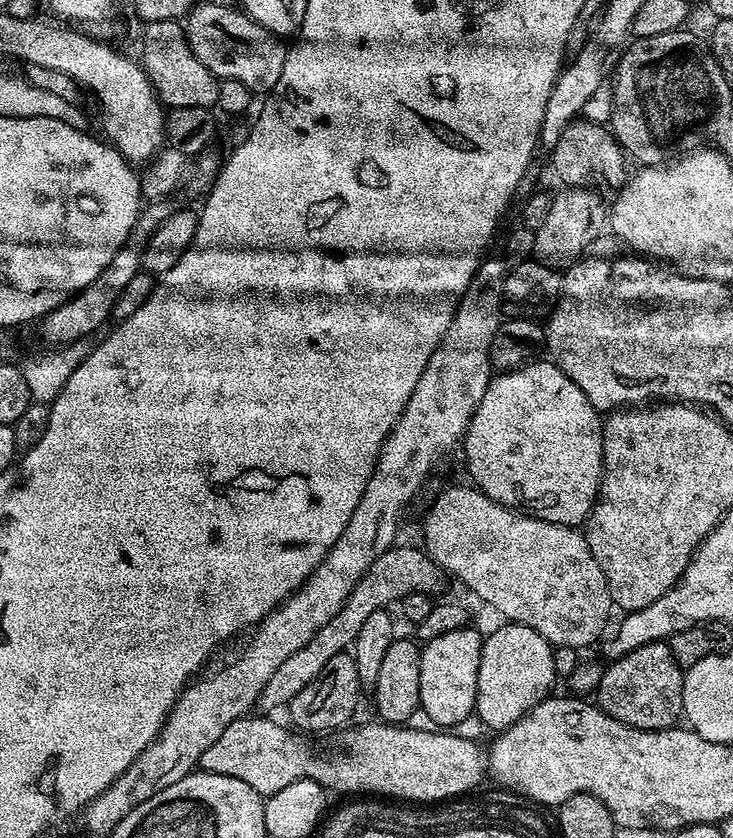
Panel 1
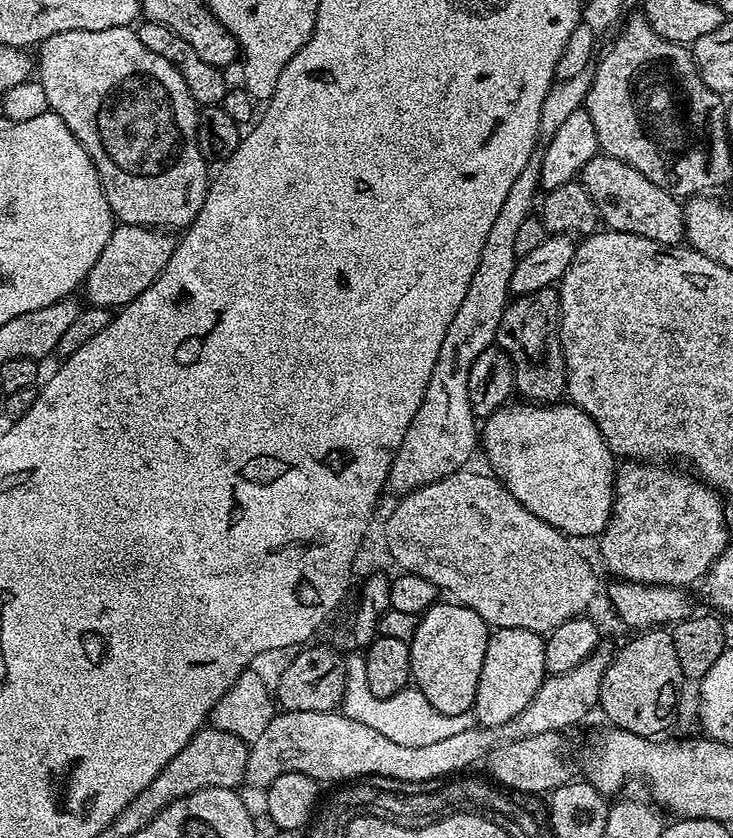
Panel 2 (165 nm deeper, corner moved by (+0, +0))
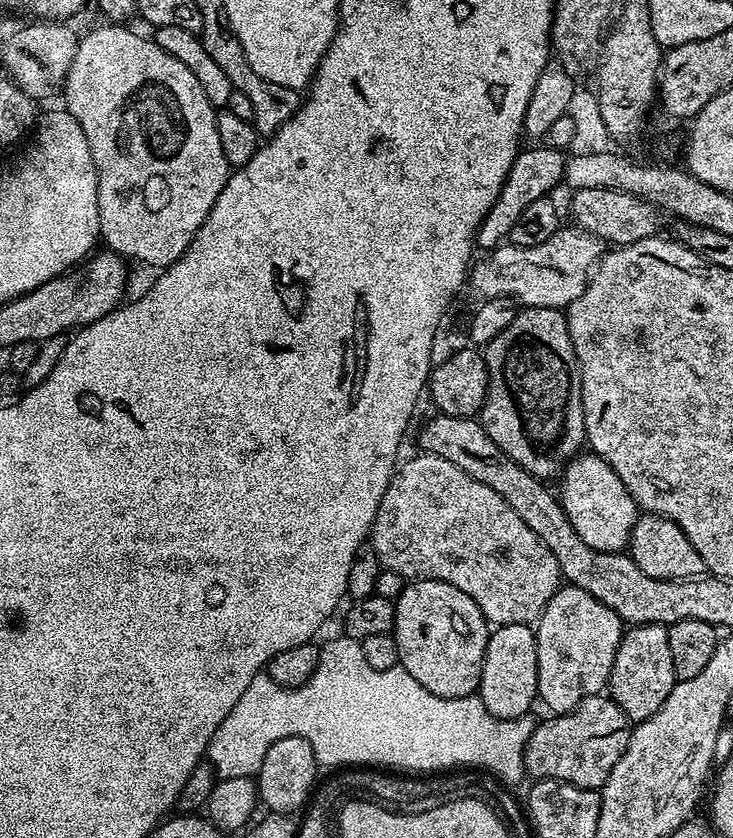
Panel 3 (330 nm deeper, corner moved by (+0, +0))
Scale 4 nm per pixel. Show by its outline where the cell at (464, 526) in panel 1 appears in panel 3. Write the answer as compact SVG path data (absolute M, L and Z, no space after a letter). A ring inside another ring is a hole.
M419 454L395 469L386 494L378 506L376 521L372 523L370 548L381 565L389 572L397 572L405 581L437 580L458 586L462 594L470 594L478 602L489 625L526 624L540 619L550 598L562 586L560 567L550 550L514 514L514 510L490 486L470 478L454 462L431 454Z

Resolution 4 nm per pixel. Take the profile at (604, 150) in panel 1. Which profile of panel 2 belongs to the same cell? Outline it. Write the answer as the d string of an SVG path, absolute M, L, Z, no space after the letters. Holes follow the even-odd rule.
M598 154L581 170L579 183L590 194L605 229L626 234L638 234L665 246L676 246L685 239L684 204L662 186L654 186L646 174L634 170L626 162L607 154Z

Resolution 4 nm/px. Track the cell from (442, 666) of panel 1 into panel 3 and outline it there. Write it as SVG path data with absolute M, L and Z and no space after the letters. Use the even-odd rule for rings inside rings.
M413 580L405 583L402 594L394 603L396 605L396 613L394 614L394 626L392 627L390 635L396 639L396 645L398 646L399 667L404 668L406 674L410 674L410 678L414 678L414 682L418 682L418 686L426 686L426 690L430 690L430 694L438 694L438 698L460 700L464 696L473 695L480 687L484 655L486 654L486 646L488 645L488 637L490 635L488 619L484 617L482 610L478 610L478 602L474 602L474 598L470 598L470 594L462 594L462 590L458 590L458 586L450 586L450 582Z

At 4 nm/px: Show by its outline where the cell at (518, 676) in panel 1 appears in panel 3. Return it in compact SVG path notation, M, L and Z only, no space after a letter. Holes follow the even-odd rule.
M502 624L489 635L484 665L482 666L482 678L478 695L480 701L494 714L503 720L517 720L520 716L527 716L533 710L532 703L537 703L536 683L538 682L538 658L536 657L536 634L526 624Z

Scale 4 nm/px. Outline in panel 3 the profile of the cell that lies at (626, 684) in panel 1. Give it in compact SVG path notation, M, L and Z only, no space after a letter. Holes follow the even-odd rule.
M638 624L629 627L620 639L618 654L610 670L607 695L633 722L649 718L666 702L677 679L674 674L674 658L670 658L670 638L663 624Z

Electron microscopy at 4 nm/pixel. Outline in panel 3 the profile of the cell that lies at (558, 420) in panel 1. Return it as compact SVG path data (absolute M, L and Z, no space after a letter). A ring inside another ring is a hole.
M595 454L589 457L589 460L569 460L559 477L564 513L586 546L594 546L594 550L603 552L624 552L629 547L638 519L638 505L632 501L622 478L618 478L615 470L602 457Z

